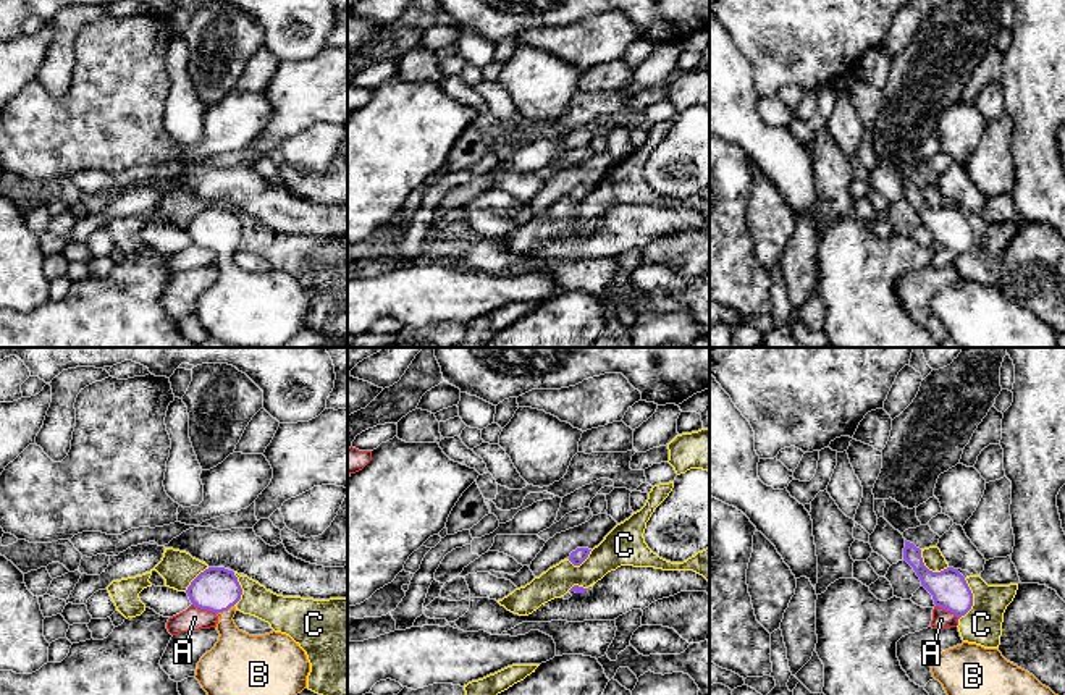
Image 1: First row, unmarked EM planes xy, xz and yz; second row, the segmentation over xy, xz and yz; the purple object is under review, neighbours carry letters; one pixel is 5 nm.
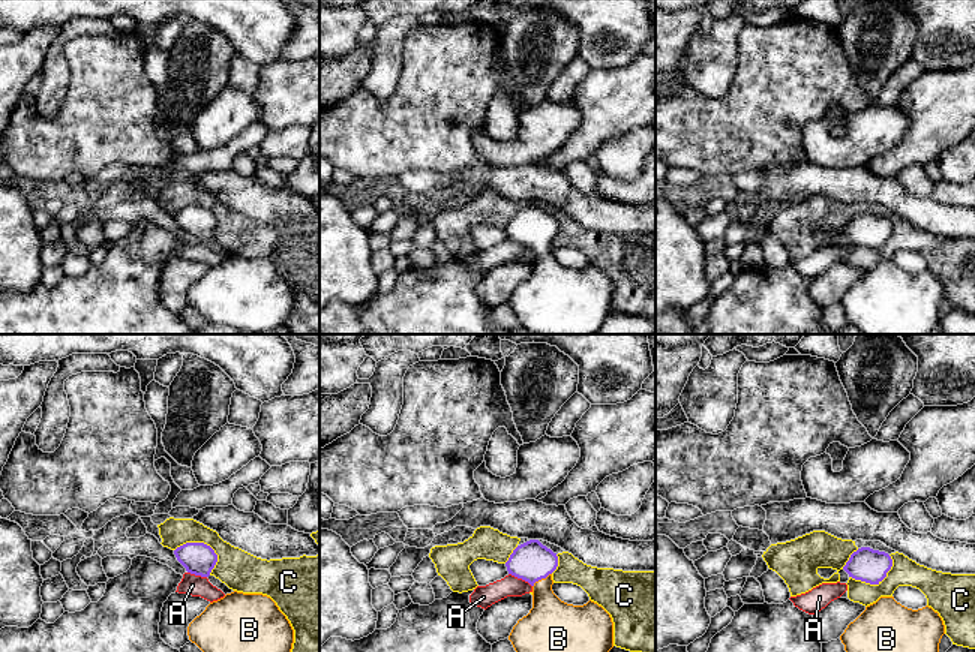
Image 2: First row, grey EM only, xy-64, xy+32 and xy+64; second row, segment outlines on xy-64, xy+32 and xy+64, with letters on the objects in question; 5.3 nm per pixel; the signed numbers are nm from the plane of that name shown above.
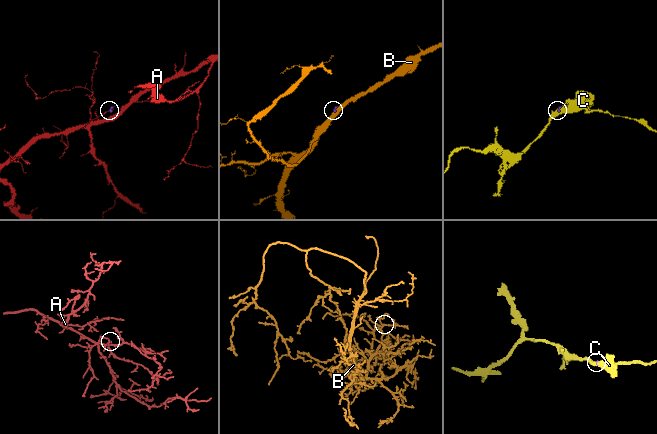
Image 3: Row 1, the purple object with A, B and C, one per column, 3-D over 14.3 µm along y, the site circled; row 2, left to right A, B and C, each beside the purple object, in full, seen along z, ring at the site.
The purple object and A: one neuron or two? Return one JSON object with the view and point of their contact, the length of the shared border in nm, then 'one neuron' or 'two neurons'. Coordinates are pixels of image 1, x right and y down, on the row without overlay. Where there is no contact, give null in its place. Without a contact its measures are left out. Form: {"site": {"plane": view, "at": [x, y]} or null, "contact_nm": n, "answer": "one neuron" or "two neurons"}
{"site": {"plane": "xy", "at": [204, 246]}, "contact_nm": 130, "answer": "two neurons"}

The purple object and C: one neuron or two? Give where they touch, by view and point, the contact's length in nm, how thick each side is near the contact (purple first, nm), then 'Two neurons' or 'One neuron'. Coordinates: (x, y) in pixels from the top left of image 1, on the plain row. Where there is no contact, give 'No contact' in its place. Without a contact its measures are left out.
Touches purple at yz (972, 238). Shared border 220 nm. Thickness 190 nm (purple) against 190 nm. Two neurons

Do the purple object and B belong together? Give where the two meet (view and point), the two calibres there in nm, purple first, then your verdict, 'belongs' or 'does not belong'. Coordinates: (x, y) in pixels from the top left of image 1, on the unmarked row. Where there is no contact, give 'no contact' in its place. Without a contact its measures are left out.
xy (225, 248) | 220/260 nm | belongs

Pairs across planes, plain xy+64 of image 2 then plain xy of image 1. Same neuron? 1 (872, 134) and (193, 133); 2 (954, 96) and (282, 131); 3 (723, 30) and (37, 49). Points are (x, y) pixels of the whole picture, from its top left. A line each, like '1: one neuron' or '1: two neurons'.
1: two neurons
2: one neuron
3: two neurons

